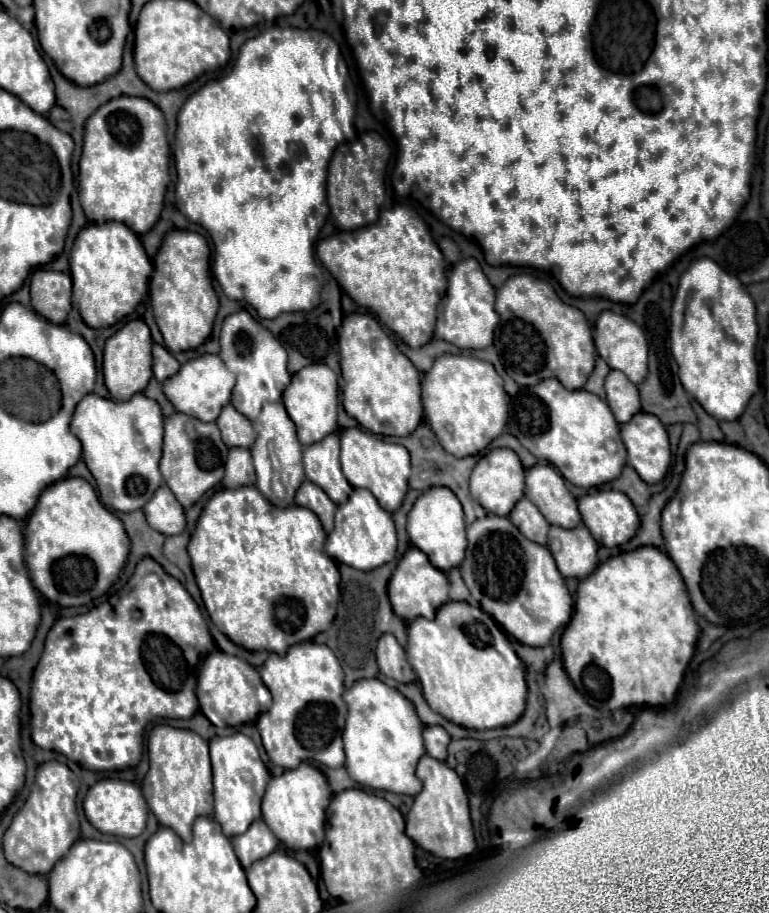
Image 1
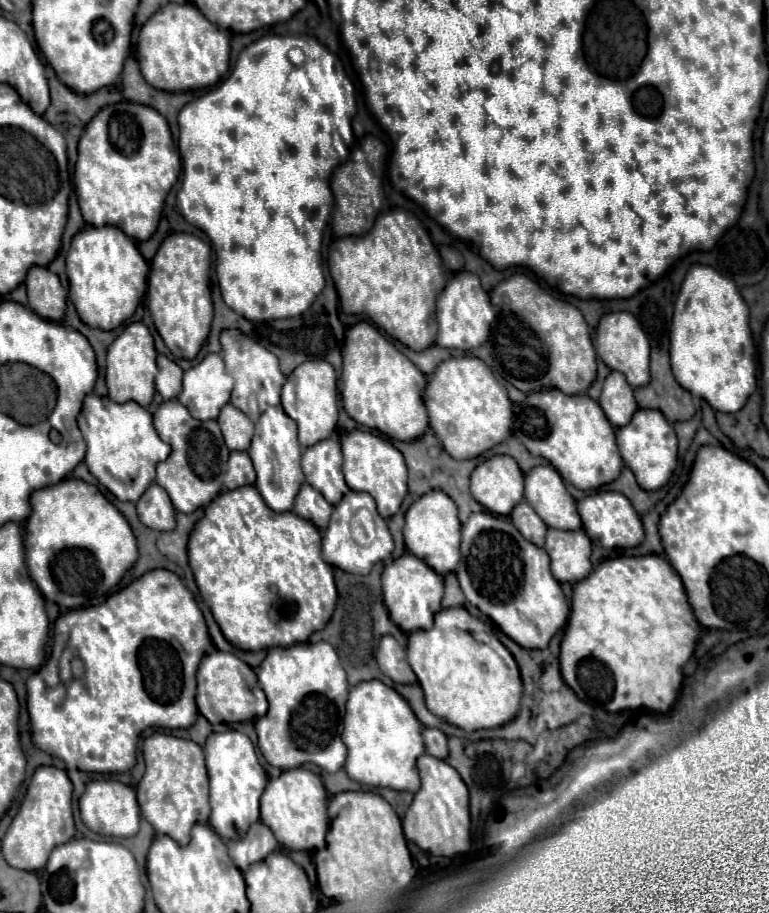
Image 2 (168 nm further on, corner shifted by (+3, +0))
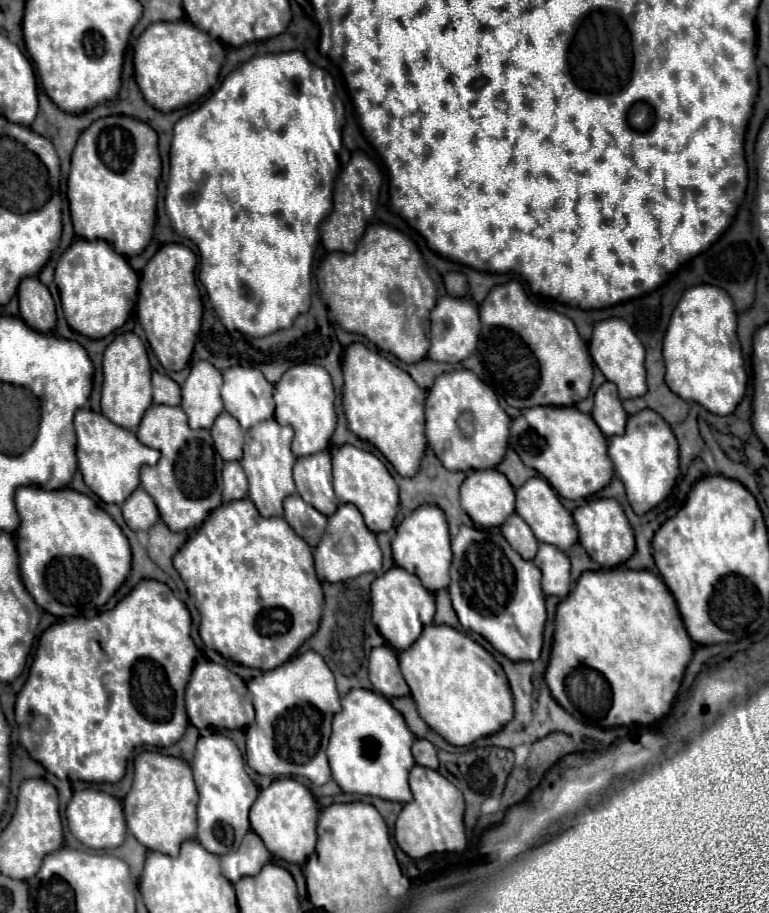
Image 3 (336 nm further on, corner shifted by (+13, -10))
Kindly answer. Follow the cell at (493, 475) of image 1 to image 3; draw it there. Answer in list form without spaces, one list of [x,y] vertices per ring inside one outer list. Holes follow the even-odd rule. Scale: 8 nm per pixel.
[[[474,470],[460,486],[460,502],[476,526],[496,528],[514,514],[514,488],[498,470]]]

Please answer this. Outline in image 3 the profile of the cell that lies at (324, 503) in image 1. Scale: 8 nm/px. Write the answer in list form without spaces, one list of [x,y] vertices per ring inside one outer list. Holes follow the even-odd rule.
[[[292,494],[290,498],[286,498],[284,502],[284,520],[290,524],[290,528],[304,538],[310,546],[318,544],[318,538],[310,538],[306,534],[306,524],[314,524],[320,526],[324,530],[326,526],[326,516],[320,514],[316,508],[312,508],[310,504],[306,504],[298,494]]]

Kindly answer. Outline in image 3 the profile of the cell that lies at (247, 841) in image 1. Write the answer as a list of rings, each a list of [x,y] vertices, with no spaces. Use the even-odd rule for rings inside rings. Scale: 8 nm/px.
[[[248,832],[242,840],[242,846],[238,850],[220,856],[222,872],[226,878],[236,884],[242,876],[256,876],[266,862],[270,862],[270,852],[266,850],[264,842],[258,838],[258,834]]]

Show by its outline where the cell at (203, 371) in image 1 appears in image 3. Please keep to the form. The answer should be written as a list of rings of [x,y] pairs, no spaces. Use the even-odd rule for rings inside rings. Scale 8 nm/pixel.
[[[206,360],[192,364],[190,376],[182,384],[182,410],[186,410],[192,430],[210,430],[214,418],[224,412],[222,398],[222,374]]]

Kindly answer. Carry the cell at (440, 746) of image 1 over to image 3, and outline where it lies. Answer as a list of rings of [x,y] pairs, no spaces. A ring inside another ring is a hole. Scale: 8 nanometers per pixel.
[[[414,740],[412,754],[416,758],[416,764],[426,766],[436,770],[438,768],[438,758],[436,758],[436,748],[428,740]]]

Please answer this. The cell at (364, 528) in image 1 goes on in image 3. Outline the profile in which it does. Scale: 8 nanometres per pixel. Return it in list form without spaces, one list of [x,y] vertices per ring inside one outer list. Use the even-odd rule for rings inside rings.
[[[340,504],[338,510],[328,518],[326,532],[320,544],[314,548],[314,564],[316,576],[328,582],[356,578],[364,572],[378,572],[382,568],[382,550],[376,542],[376,536],[366,528],[362,514],[354,504]]]

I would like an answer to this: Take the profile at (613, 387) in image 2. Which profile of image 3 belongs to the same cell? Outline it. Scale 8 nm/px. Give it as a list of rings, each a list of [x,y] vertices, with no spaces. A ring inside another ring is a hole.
[[[604,382],[596,390],[592,418],[598,424],[598,428],[604,432],[604,436],[610,438],[616,434],[624,434],[628,414],[624,412],[622,402],[616,392],[616,386],[612,382]]]

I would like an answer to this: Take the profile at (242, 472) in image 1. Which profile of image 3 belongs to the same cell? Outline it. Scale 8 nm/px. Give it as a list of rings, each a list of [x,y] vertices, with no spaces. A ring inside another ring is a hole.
[[[226,462],[224,464],[222,482],[224,482],[224,496],[222,496],[224,502],[246,498],[248,482],[246,482],[246,474],[244,474],[240,462]]]

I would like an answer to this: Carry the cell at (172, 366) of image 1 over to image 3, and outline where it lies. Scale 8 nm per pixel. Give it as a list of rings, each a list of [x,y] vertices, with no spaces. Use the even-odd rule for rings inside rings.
[[[158,372],[152,374],[152,388],[154,388],[154,402],[156,404],[178,406],[180,400],[182,400],[180,386],[172,378],[168,378],[164,374],[158,374]]]

